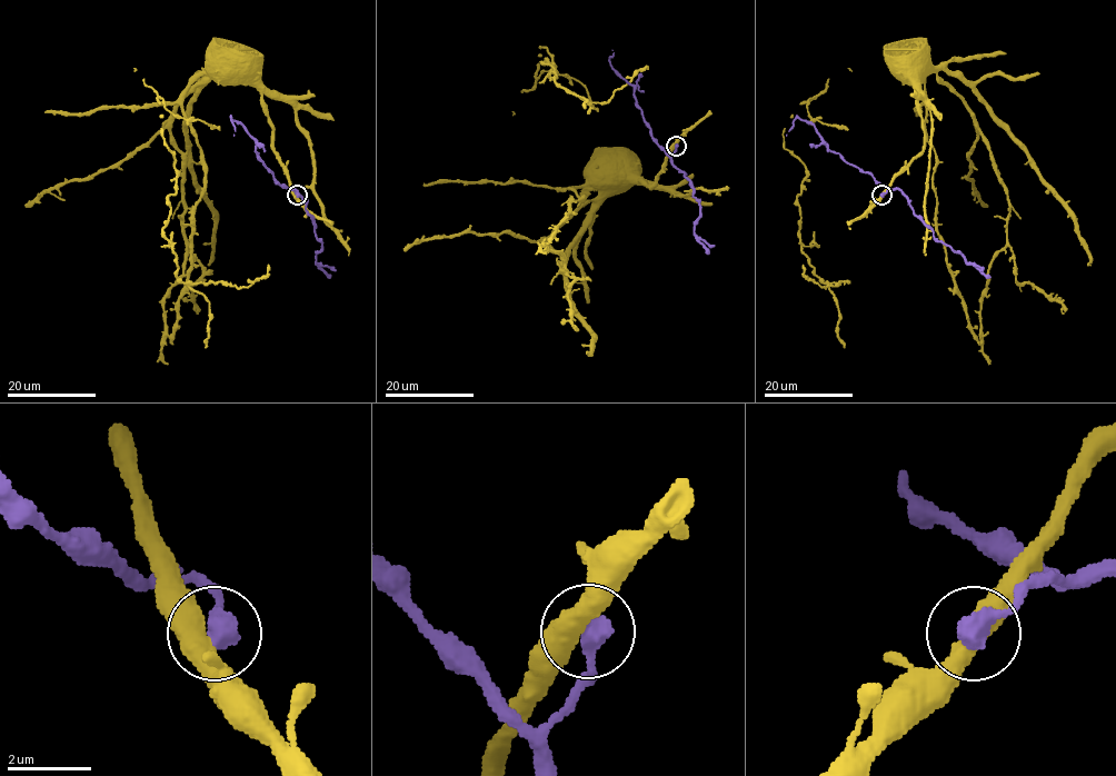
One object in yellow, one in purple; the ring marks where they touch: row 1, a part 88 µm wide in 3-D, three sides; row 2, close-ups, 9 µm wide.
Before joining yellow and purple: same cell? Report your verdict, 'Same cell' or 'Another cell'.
Same cell

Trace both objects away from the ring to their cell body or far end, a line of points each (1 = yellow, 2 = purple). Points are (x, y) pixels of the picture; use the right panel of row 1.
1: (882, 196), (923, 150), (917, 82), (934, 71), (964, 100), (1008, 204), (1007, 240), (980, 300), (988, 364)
2: (882, 196), (892, 190), (831, 152), (813, 125), (797, 118), (786, 136)

